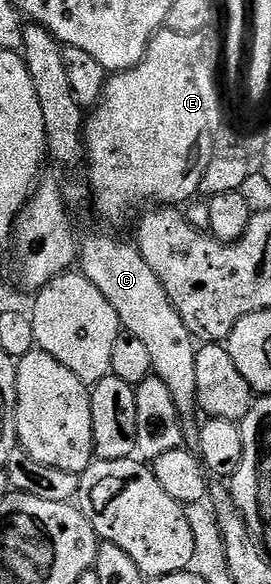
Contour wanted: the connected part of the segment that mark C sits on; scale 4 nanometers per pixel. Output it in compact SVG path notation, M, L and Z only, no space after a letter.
M87 234L84 238L82 235L77 246L78 269L93 283L97 292L101 292L101 296L113 304L120 327L126 333L137 336L137 340L149 348L154 377L165 380L169 392L173 392L177 412L184 420L191 420L197 414L197 339L191 335L189 328L185 328L157 272L145 264L138 245L128 242L122 242L111 234Z

